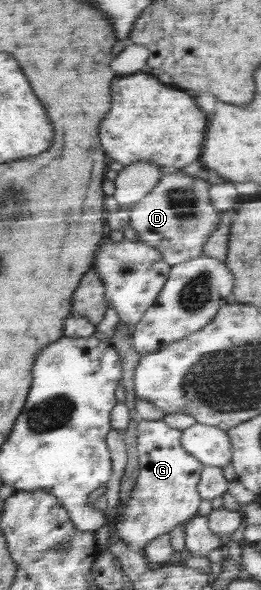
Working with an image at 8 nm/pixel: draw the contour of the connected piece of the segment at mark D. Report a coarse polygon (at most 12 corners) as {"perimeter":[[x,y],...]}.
{"perimeter":[[169,170],[132,205],[136,239],[171,266],[204,253],[208,183]]}

